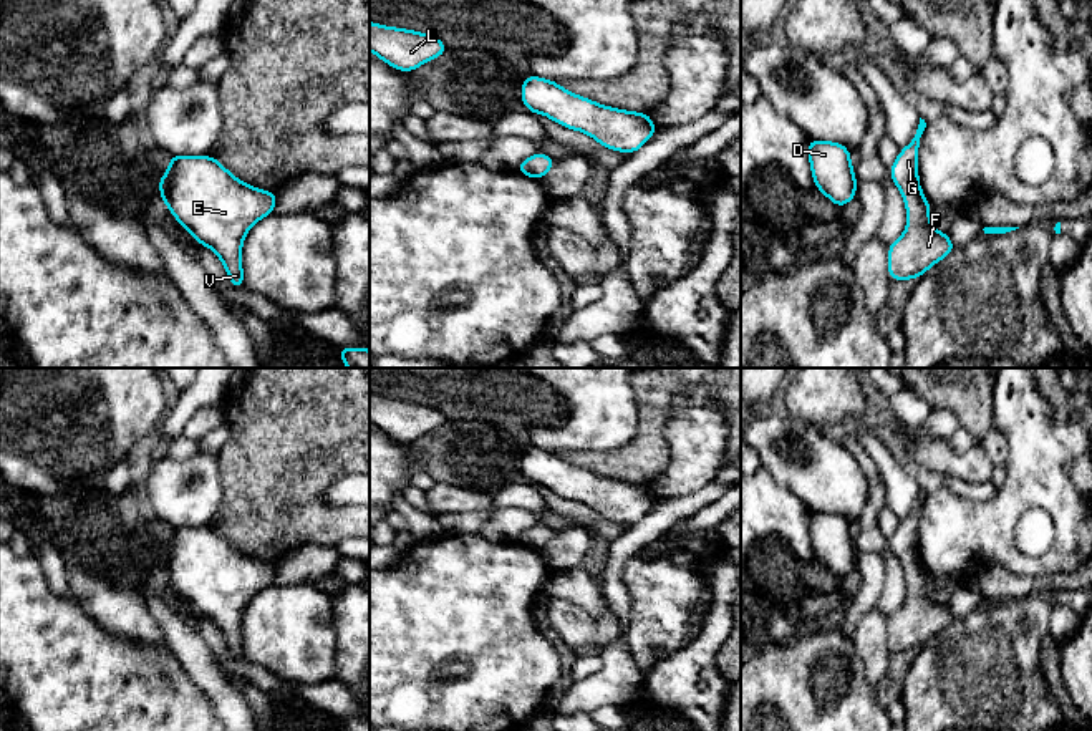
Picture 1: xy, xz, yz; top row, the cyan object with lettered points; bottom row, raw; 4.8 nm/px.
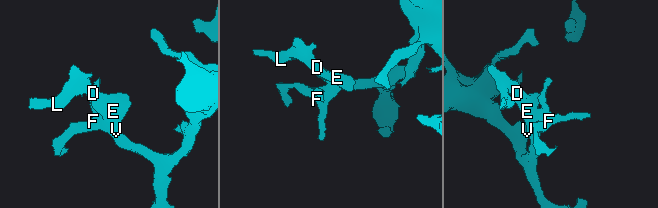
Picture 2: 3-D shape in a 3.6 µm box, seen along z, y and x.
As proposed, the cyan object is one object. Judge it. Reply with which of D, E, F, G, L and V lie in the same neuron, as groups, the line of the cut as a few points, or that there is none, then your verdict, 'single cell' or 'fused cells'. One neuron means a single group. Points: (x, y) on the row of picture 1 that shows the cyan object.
groups D E F G L V; cut none; single cell

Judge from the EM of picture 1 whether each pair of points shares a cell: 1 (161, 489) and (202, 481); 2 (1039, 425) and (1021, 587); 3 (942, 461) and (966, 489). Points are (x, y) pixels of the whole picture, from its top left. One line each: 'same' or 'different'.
1: same
2: different
3: different

